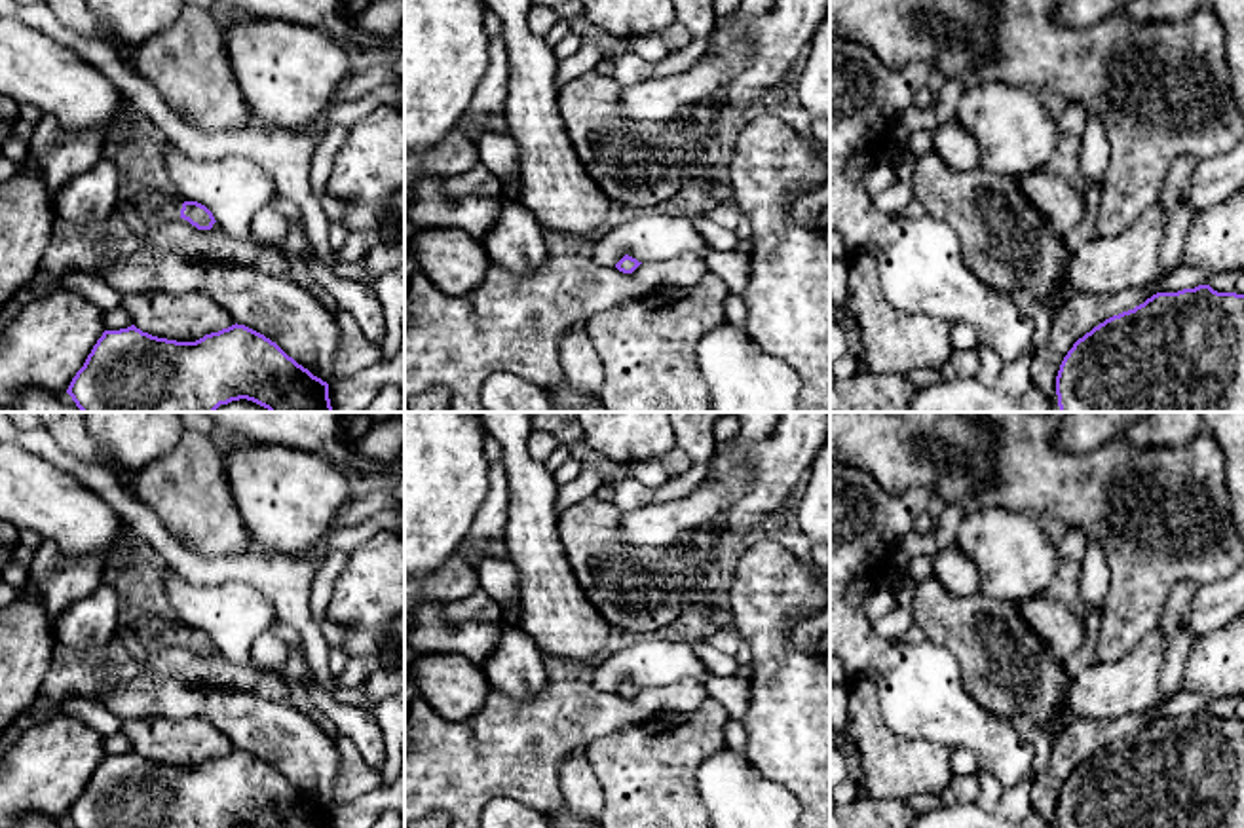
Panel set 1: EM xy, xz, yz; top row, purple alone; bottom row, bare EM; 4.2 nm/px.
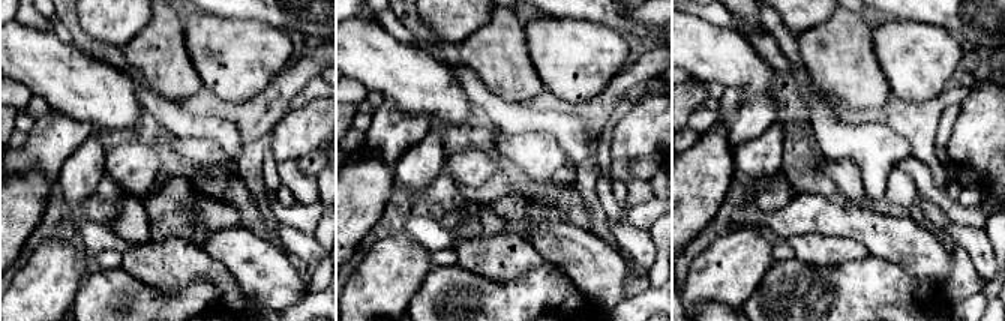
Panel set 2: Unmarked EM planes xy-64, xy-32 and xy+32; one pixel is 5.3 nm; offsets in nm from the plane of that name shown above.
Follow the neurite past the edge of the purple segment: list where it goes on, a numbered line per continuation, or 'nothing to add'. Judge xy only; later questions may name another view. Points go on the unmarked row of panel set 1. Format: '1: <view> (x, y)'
1: xy (156, 631)

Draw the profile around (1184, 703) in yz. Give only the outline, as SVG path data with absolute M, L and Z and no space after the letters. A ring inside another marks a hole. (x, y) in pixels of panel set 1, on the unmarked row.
M1179 691L1176 697L1166 701L1155 714L1157 718L1178 718L1183 714L1195 714L1198 710L1210 710L1212 699L1202 693Z

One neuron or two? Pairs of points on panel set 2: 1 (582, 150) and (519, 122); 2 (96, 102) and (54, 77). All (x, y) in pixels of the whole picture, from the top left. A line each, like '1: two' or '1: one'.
1: one
2: one

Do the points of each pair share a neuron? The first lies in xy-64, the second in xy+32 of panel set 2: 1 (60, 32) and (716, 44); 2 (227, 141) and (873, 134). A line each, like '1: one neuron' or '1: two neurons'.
1: two neurons
2: two neurons

